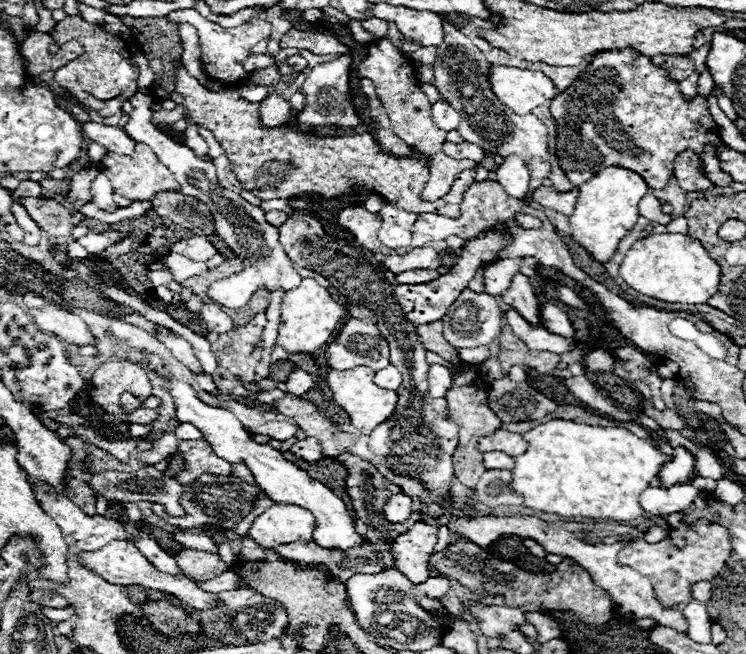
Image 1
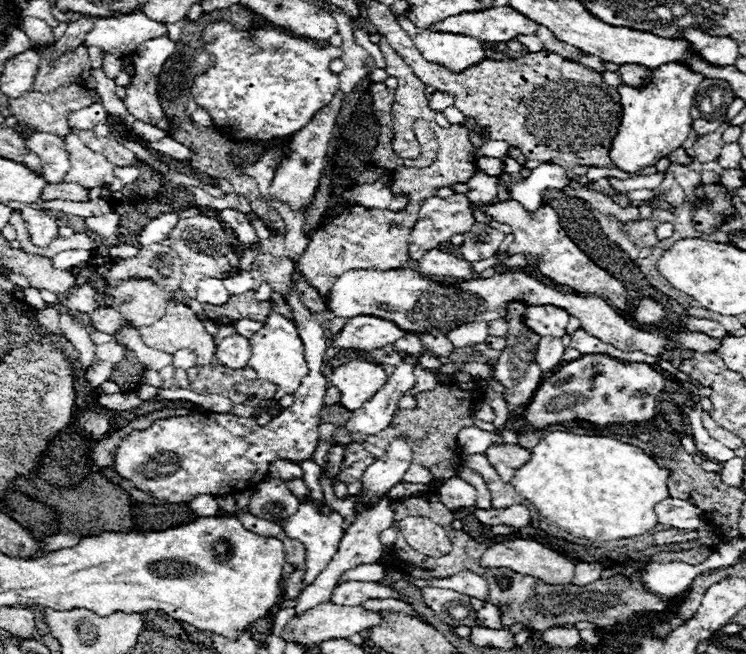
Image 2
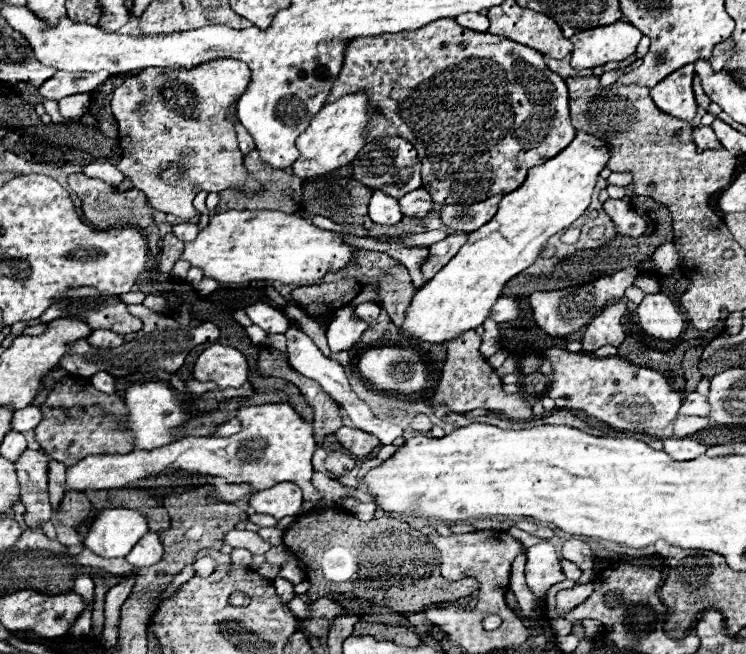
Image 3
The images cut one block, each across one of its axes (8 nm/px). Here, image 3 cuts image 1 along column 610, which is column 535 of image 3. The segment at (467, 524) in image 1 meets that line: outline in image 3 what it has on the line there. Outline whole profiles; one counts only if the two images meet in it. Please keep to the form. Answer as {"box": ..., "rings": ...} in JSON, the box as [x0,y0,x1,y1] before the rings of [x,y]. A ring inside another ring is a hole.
{"box":[526,542,566,602],"rings":[[[540,542],[530,546],[526,550],[526,556],[528,556],[526,562],[528,588],[532,588],[534,596],[540,596],[540,600],[546,602],[548,590],[566,578],[560,568],[556,548],[550,542]]]}

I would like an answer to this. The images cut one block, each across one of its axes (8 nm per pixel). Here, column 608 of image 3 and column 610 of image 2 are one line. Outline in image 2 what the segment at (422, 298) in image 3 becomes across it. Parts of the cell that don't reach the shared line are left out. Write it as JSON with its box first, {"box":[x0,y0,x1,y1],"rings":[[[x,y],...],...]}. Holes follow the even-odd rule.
{"box":[610,62,704,172],"rings":[[[668,62],[650,68],[650,82],[646,86],[618,86],[622,98],[622,122],[610,148],[612,162],[624,172],[638,172],[646,166],[654,166],[660,158],[680,148],[692,130],[690,108],[694,106],[694,96],[702,80],[704,76],[694,72],[690,66]]]}

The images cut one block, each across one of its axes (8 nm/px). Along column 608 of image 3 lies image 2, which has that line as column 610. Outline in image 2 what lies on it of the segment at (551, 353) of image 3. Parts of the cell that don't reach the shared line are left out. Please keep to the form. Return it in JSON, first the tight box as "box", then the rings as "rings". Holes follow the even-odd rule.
{"box":[524,354,664,430],"rings":[[[586,354],[574,362],[564,364],[554,376],[544,380],[534,392],[530,404],[526,406],[524,420],[526,430],[544,430],[550,424],[562,424],[570,420],[586,420],[598,426],[610,426],[620,422],[648,422],[656,412],[656,396],[664,390],[664,378],[652,366],[644,362],[620,362],[604,354]]]}

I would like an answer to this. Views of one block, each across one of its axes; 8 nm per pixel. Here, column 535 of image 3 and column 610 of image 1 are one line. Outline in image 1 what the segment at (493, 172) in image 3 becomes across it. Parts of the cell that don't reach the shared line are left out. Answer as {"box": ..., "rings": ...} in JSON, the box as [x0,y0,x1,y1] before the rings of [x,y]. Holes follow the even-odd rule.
{"box":[550,48,724,190],"rings":[[[622,48],[596,52],[592,58],[592,64],[586,66],[572,86],[568,86],[566,92],[560,92],[550,104],[556,122],[556,158],[574,186],[588,182],[608,166],[620,166],[640,174],[650,190],[662,190],[674,174],[674,160],[680,152],[690,150],[702,160],[706,144],[712,144],[716,150],[724,144],[708,110],[706,96],[698,94],[696,98],[686,100],[680,94],[680,84],[664,68],[652,64],[648,56],[634,48]]]}

